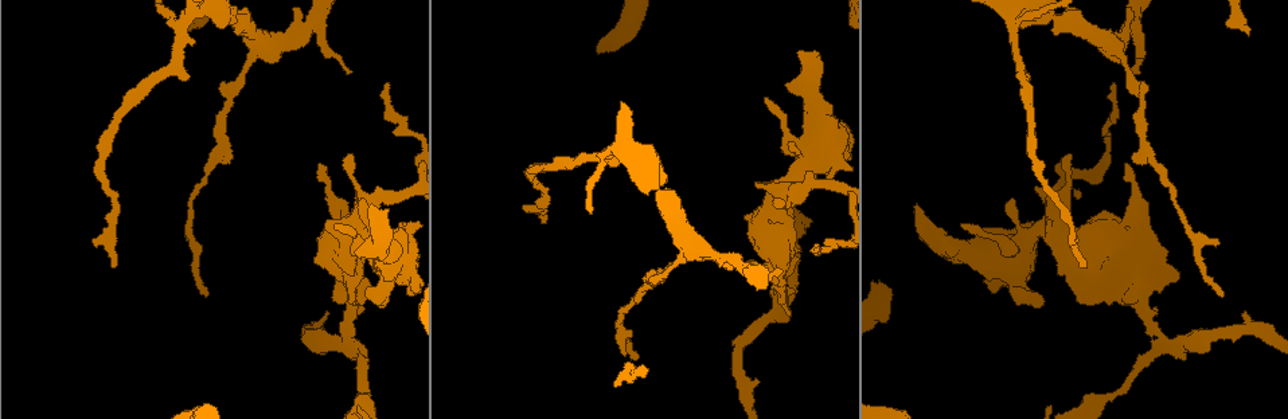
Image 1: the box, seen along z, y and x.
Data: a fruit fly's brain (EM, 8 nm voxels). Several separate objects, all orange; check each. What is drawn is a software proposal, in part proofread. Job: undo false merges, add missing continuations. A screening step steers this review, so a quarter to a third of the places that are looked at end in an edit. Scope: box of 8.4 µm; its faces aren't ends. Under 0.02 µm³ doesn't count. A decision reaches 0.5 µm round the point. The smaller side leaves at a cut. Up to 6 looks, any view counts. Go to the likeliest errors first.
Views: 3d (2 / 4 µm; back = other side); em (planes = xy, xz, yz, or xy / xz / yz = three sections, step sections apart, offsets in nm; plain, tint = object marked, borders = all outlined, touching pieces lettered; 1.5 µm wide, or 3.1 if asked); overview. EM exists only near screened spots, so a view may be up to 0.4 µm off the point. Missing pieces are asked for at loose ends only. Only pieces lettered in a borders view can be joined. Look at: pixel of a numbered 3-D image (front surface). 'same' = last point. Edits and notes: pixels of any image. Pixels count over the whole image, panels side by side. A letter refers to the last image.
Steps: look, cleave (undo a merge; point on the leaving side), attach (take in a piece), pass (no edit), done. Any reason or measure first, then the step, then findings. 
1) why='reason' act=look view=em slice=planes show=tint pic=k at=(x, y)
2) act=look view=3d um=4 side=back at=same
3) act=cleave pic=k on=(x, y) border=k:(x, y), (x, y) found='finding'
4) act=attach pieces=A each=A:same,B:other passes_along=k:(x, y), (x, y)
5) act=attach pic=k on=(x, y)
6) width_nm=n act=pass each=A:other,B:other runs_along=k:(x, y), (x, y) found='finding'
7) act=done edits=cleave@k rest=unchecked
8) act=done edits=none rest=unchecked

why='end of a long branch' act=look view=em slice=xy step=8 show=borders pic=1 at=(113, 265)

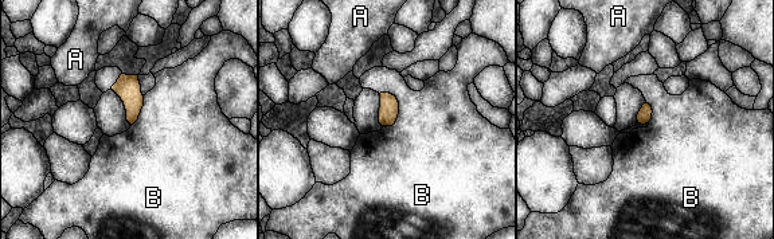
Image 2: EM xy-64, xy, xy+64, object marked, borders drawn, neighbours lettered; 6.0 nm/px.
act=pass each=A:other,B:other found='none of them fits'

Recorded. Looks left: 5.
why='branch point' act=look view=em slice=planes show=borders pic=1 at=(347, 335)

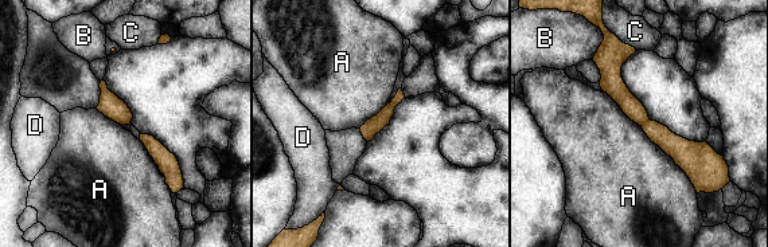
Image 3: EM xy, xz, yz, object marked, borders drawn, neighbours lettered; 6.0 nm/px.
width_nm=100 act=cleave pic=3 on=(367, 136) each=A:other,B:other,C:other,D:other part_leaving=3:(143, 137), (167, 161), (174, 183) found='a second neuron is stuck on'

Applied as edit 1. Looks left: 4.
act=done edits=cleave@3 rest=unchecked

